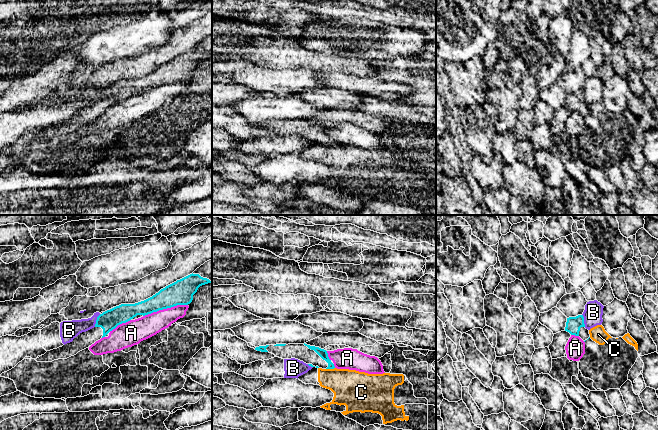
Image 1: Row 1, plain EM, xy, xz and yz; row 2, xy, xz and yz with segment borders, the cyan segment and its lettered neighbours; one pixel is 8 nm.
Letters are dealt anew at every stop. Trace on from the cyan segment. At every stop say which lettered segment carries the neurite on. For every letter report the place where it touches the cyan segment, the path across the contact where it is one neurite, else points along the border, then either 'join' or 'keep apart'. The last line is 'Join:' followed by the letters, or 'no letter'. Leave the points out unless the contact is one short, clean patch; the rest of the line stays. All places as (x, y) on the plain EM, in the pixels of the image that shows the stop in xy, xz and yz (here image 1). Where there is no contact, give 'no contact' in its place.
A: meets cyan in xy at (165, 84); keep apart
B: meets cyan in xy at (96, 96); keep apart
C: meets cyan in xz at (330, 144); border along xz (334, 143), (326, 145); keep apart
Join: no letter

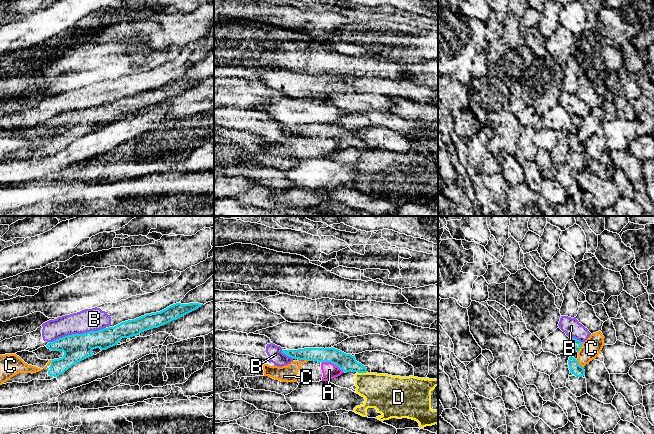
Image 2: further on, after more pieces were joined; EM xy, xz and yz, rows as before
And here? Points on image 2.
A: meets cyan in xz at (333, 139); keep apart
B: meets cyan in xy at (77, 110); border along xy (105, 103), (99, 106), (68, 110), (49, 118); keep apart
C: meets cyan in yz at (578, 140); border along yz (576, 135), (583, 143); keep apart
D: meets cyan in xz at (362, 148); border along xz (366, 147), (358, 149); keep apart
Join: no letter

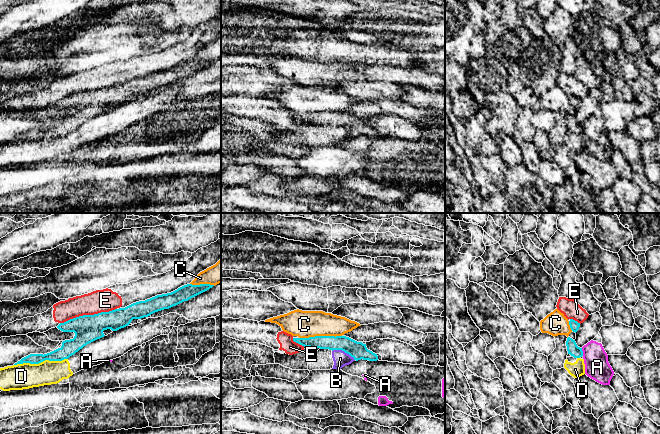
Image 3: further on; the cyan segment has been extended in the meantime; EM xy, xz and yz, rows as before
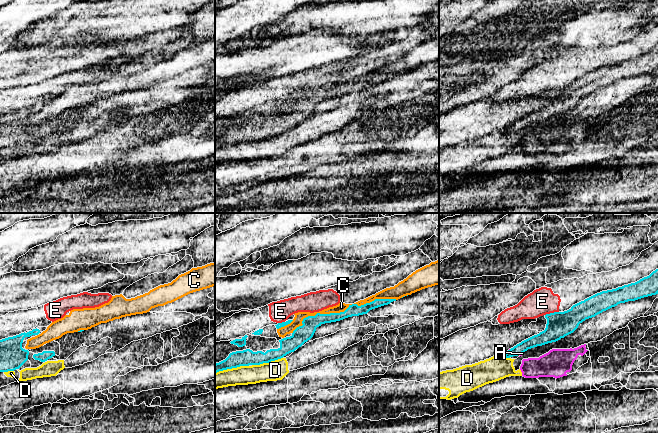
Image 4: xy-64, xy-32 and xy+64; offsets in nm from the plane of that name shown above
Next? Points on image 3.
A: meets cyan in yz at (582, 128); keep apart
B: meets cyan in xz at (344, 127); keep apart
C: meets cyan in xz at (320, 112); keep apart
D: meets cyan in xy at (40, 138); keep apart
E: meets cyan in xy at (88, 91); border along xy (116, 84), (110, 87), (79, 91), (60, 99); keep apart
Join: no letter

